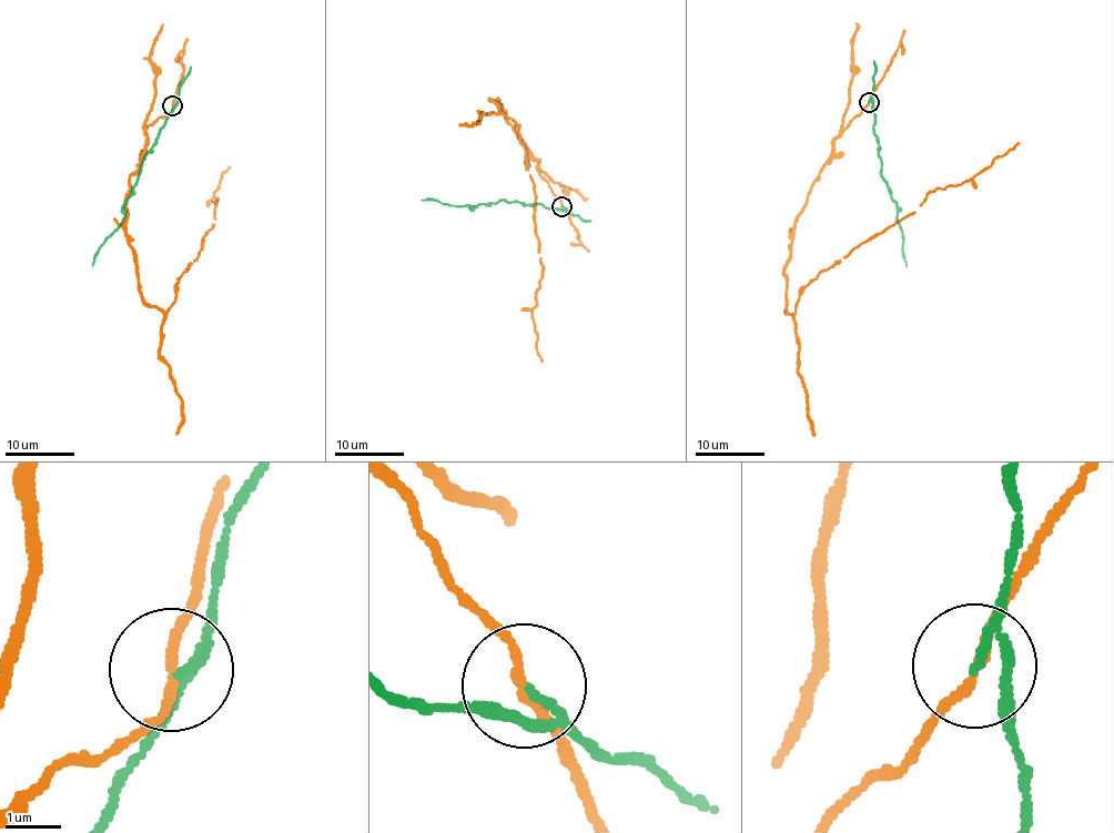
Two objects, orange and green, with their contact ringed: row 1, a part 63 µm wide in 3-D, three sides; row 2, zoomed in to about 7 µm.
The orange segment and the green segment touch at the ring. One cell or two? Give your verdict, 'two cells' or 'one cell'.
two cells

